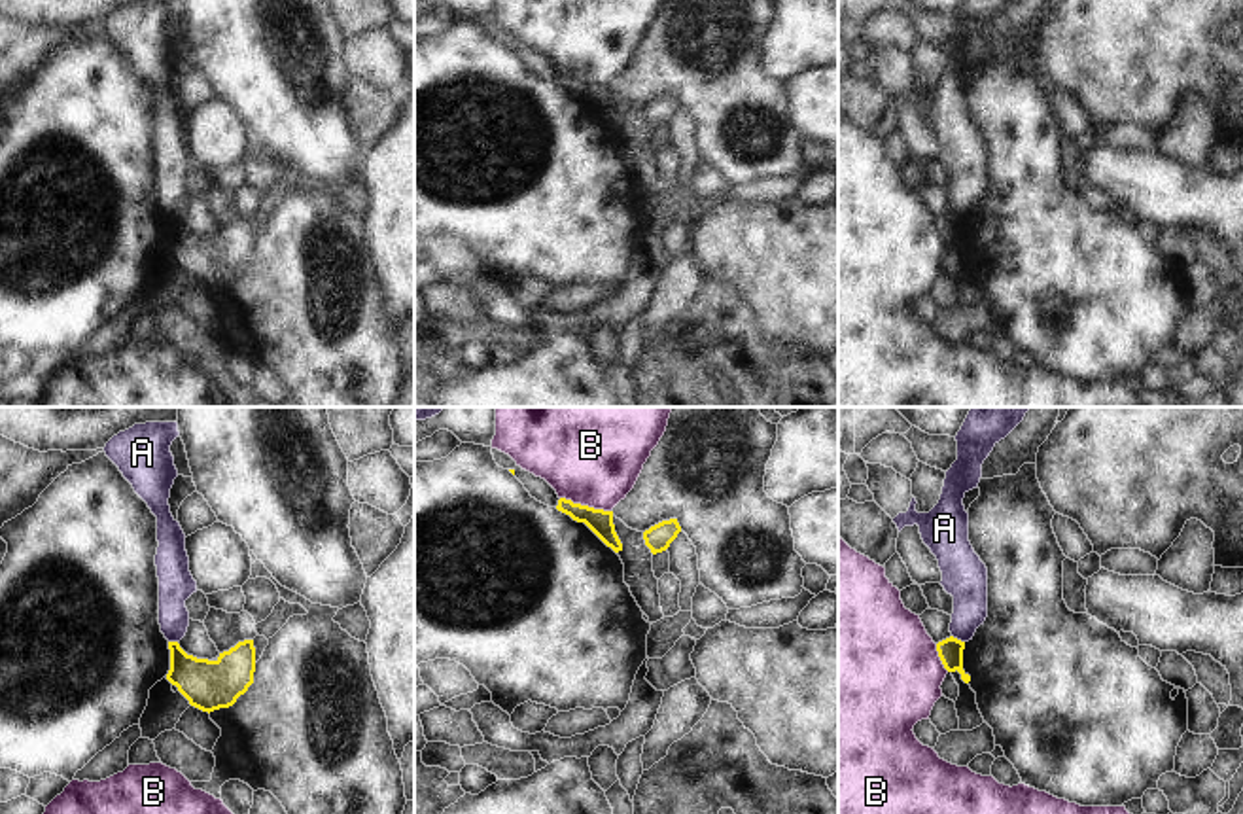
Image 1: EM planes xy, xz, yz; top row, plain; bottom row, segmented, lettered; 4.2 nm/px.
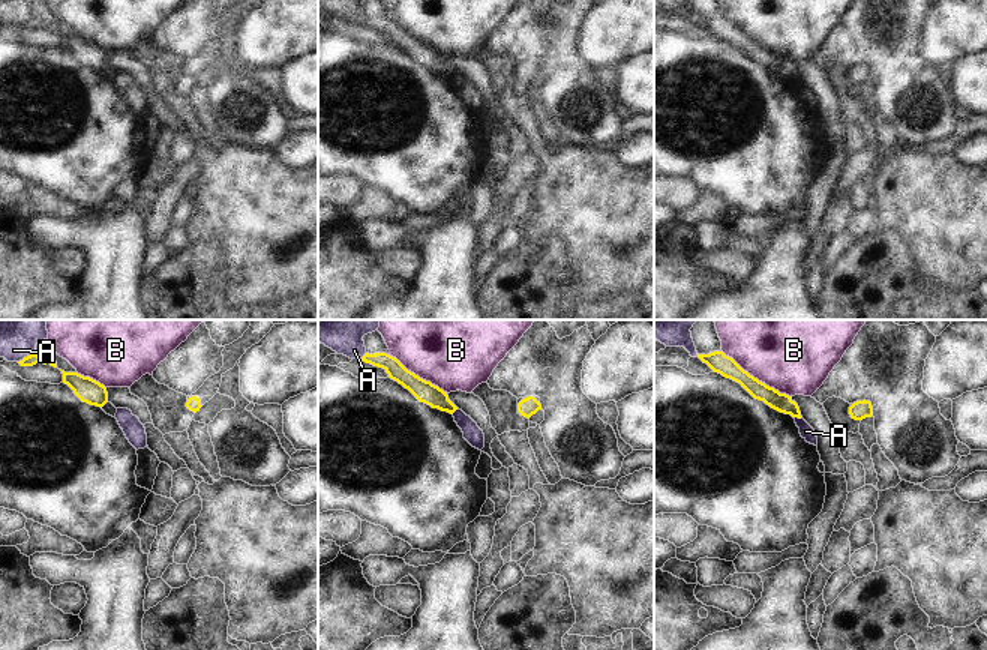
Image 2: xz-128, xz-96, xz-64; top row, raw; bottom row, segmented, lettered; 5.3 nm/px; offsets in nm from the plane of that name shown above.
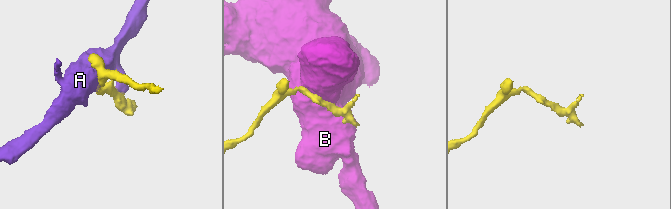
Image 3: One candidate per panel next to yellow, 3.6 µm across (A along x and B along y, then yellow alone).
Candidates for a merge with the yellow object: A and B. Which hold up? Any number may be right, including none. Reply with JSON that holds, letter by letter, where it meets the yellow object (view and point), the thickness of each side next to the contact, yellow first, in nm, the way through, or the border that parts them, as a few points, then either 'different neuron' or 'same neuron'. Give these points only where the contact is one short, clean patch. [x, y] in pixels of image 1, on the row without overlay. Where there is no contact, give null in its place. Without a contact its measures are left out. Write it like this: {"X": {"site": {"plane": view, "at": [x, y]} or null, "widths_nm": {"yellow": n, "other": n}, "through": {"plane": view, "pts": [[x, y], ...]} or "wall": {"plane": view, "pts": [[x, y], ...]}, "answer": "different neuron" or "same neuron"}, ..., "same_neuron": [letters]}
{"A": {"site": {"plane": "yz", "at": [956, 214]}, "widths_nm": {"yellow": 110, "other": 180}, "answer": "different neuron"}, "B": {"site": {"plane": "xz", "at": [585, 82]}, "widths_nm": {"yellow": 100, "other": 360}, "answer": "different neuron"}, "same_neuron": []}

